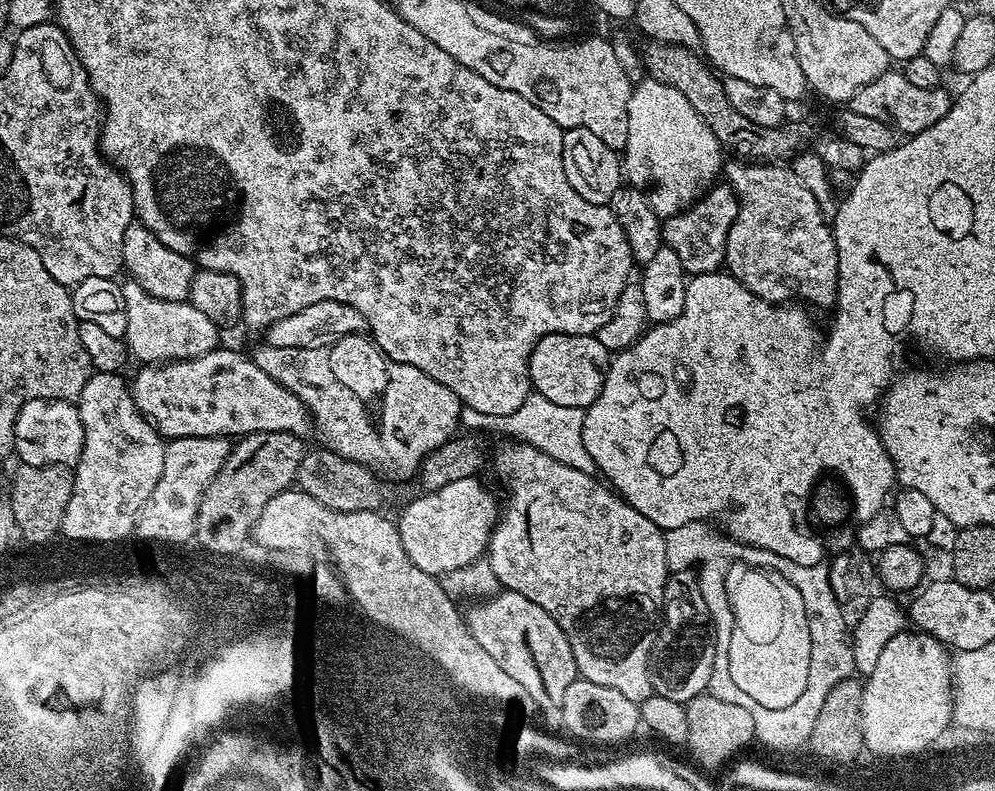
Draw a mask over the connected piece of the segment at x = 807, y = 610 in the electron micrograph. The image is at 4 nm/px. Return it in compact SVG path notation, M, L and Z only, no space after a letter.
M697 522L687 524L681 528L670 528L664 532L664 546L668 551L668 567L673 572L683 572L689 568L695 571L697 580L700 581L700 589L702 592L708 592L708 601L705 602L708 607L708 613L712 615L712 627L715 629L714 636L716 645L720 648L720 660L714 660L714 664L720 664L720 668L712 668L716 672L716 692L720 692L720 696L724 696L722 702L737 703L745 710L750 710L750 718L754 718L754 726L756 727L755 739L761 740L768 748L773 748L776 752L792 752L795 748L800 748L804 743L806 745L813 739L815 730L815 720L818 718L818 712L822 708L822 702L826 702L826 694L830 694L830 690L834 690L834 686L838 682L849 679L853 675L854 665L852 662L852 646L850 643L850 628L844 624L842 610L840 609L840 601L836 599L836 593L833 591L833 585L828 581L828 568L823 563L814 566L798 566L791 564L789 560L782 559L781 556L769 555L766 561L766 567L771 579L778 579L781 582L787 582L791 585L794 592L796 603L800 605L803 611L805 627L809 636L809 665L805 669L804 688L797 693L796 699L791 704L785 704L783 707L770 708L760 706L747 700L743 689L739 688L734 682L734 674L728 667L728 653L726 644L732 637L734 630L734 614L730 610L730 598L726 595L726 586L724 582L728 574L733 569L740 567L744 576L755 576L758 574L758 567L749 566L746 562L740 564L736 554L737 545L728 542L725 546L720 540L708 540L708 532L704 529L703 523Z

